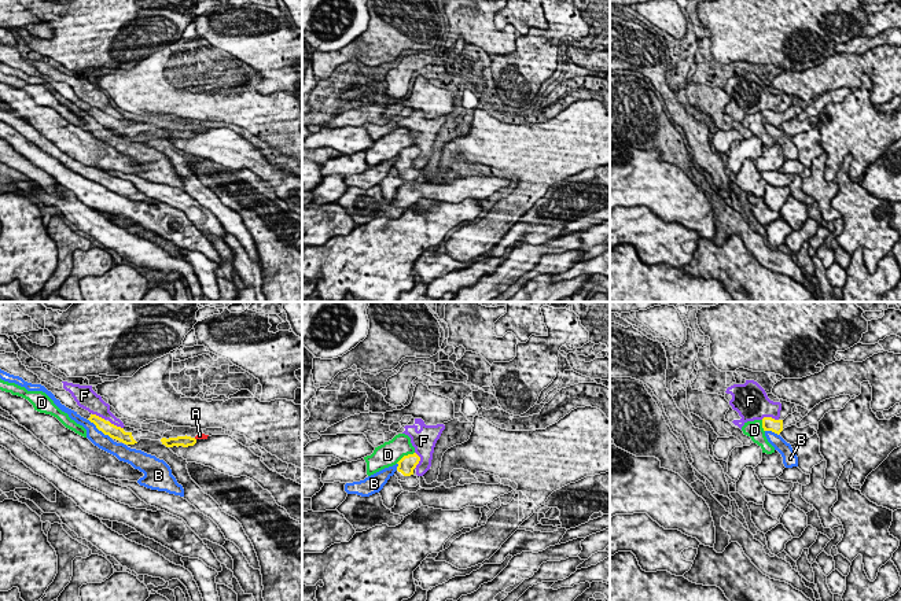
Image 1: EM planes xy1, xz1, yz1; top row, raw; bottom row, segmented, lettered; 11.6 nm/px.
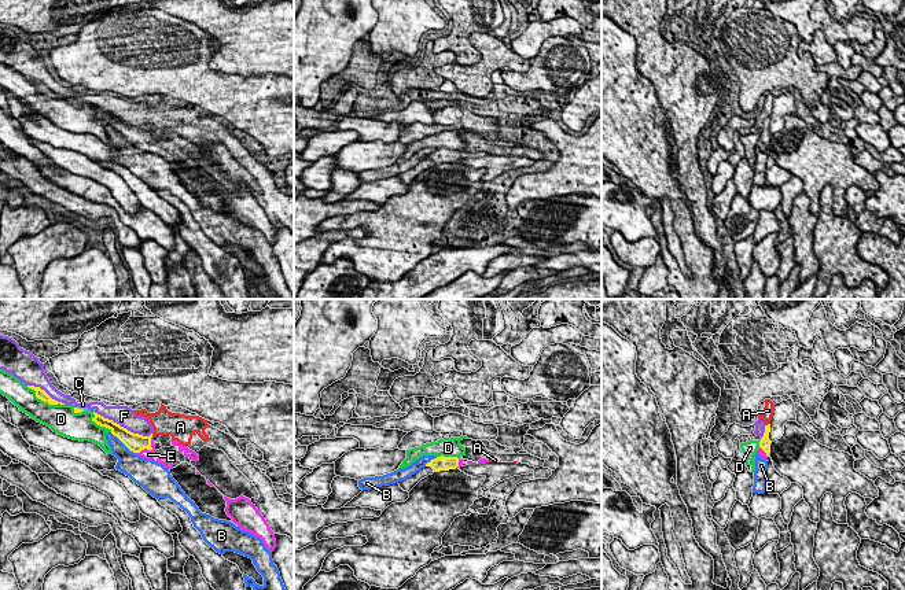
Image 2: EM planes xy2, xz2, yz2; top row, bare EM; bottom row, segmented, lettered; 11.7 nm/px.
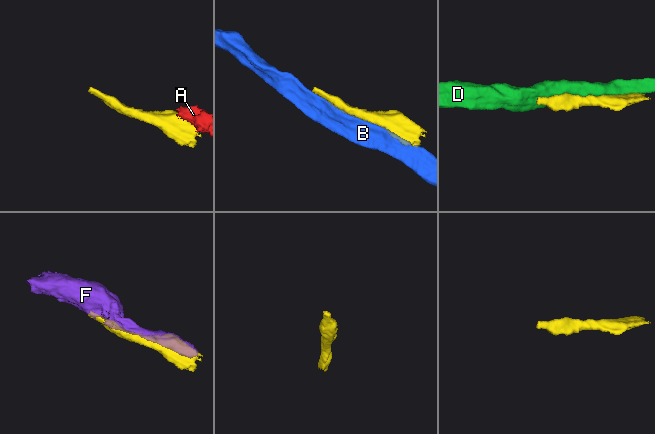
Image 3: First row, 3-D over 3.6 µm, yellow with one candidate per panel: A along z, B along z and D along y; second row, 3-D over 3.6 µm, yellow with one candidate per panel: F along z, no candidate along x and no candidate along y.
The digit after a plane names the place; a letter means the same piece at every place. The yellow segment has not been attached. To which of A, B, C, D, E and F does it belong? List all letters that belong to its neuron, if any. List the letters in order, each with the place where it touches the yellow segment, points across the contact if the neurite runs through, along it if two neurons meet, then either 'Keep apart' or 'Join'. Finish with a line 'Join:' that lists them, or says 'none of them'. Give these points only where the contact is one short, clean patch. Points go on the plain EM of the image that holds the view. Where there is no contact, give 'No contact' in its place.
A: Touches yellow at yz2 (768, 117). Boundary: yz2 (769, 115), (765, 118). Keep apart
B: Touches yellow at xy2 (122, 135). Keep apart
C: Touches yellow at xy2 (80, 102). Boundary: xy2 (77, 100), (83, 103). Keep apart
D: Touches yellow at xy2 (44, 93). Keep apart
E: Touches yellow at xy2 (150, 142). Path across: xy2 (135, 135), (150, 142), (149, 147). Join
F: Touches yellow at xy2 (122, 120). Keep apart
Join: E

